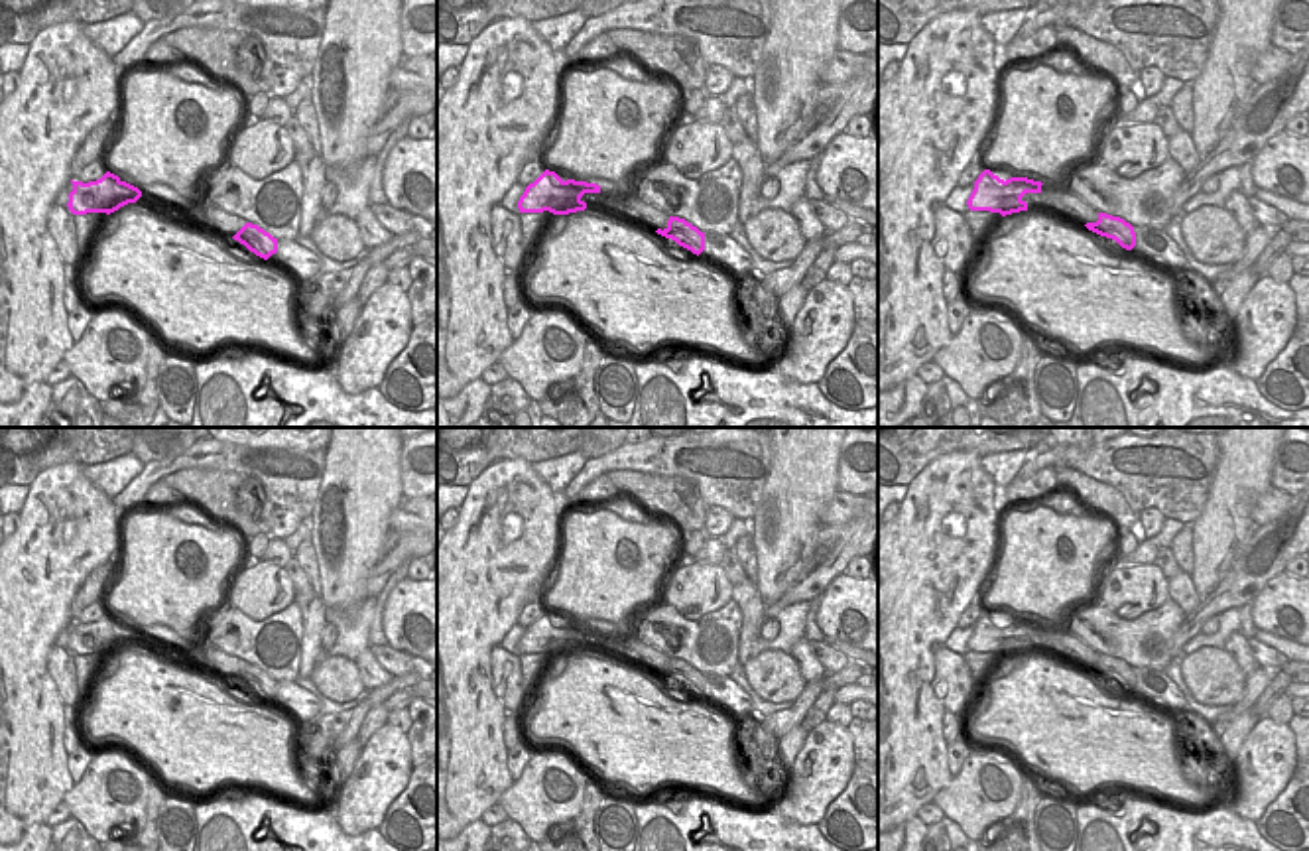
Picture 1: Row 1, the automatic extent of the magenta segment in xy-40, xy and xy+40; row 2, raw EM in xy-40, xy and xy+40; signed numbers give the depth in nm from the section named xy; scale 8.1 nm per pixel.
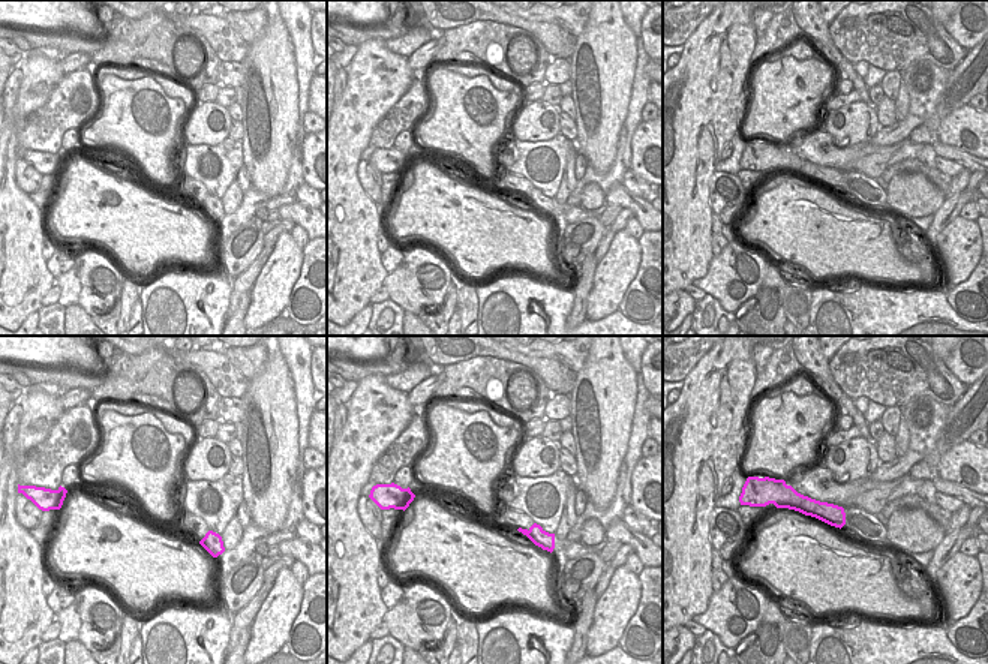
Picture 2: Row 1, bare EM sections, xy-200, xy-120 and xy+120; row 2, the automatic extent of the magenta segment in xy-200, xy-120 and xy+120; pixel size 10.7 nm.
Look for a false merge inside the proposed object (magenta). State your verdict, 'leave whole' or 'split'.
split

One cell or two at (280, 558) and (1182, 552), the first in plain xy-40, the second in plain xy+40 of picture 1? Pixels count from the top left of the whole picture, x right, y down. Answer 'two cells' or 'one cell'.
two cells

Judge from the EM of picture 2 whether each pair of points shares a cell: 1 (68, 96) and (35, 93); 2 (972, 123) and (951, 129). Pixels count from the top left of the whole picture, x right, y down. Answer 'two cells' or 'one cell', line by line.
1: two cells
2: one cell

